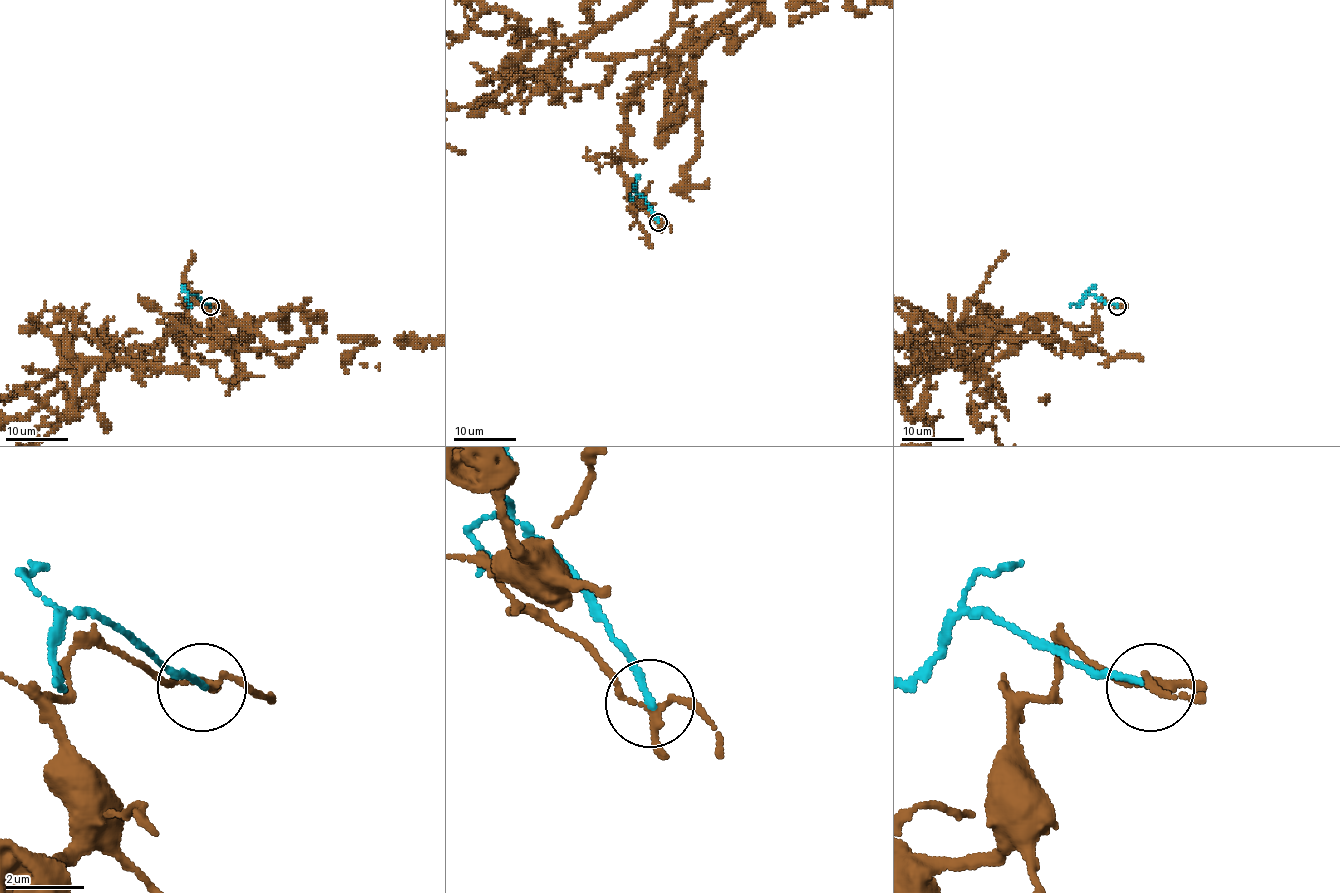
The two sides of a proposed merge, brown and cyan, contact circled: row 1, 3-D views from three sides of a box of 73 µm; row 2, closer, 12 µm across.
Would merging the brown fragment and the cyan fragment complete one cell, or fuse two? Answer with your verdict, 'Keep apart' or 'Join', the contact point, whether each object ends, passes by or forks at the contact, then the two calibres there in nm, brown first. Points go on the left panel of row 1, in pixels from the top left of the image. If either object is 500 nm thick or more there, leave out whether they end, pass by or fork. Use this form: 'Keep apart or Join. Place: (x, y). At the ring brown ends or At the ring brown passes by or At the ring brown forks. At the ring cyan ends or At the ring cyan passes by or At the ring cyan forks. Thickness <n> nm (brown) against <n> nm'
Keep apart. Place: (210, 306). At the ring brown forks. At the ring cyan ends. Thickness 160 nm (brown) against 170 nm

